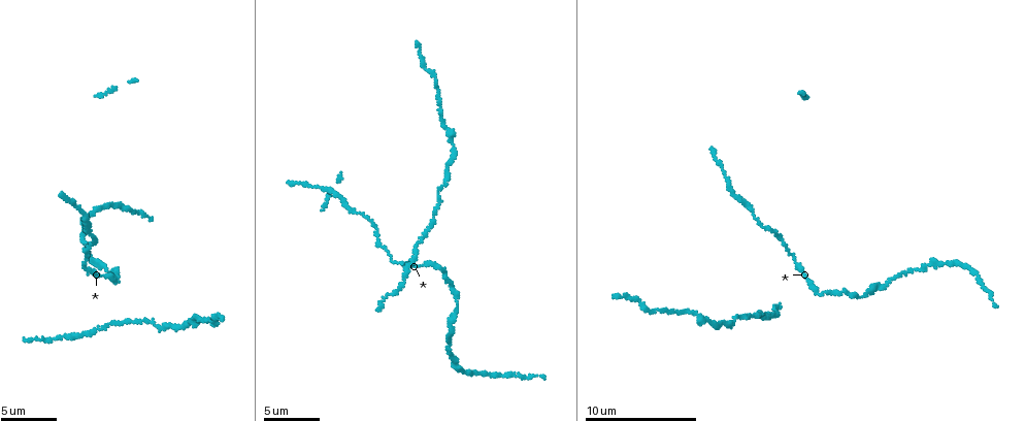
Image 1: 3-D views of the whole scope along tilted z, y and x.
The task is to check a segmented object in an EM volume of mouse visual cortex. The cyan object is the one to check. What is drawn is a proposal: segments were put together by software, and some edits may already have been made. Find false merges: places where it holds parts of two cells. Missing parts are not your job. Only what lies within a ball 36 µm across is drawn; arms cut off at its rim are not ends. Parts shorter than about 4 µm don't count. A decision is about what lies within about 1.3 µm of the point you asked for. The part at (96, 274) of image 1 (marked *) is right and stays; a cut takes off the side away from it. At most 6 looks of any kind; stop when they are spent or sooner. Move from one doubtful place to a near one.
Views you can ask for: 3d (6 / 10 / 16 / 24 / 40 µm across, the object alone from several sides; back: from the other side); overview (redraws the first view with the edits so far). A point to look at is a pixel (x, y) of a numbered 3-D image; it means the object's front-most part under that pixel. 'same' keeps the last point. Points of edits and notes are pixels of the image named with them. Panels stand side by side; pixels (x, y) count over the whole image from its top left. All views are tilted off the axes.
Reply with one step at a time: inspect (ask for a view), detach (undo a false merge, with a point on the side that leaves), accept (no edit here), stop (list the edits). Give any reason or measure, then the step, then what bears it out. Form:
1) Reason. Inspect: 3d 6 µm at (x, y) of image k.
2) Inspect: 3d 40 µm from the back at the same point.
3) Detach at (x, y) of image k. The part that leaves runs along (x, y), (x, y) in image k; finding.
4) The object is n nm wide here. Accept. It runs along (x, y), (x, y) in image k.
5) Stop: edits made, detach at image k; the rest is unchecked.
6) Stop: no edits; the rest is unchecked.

Inspect: 3d 6 µm at (811, 285) of image 1.

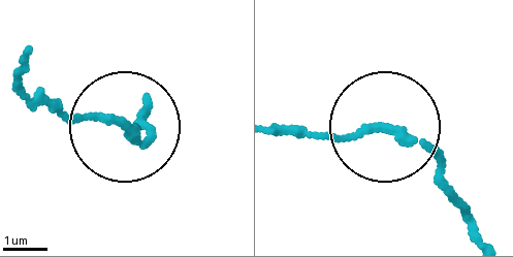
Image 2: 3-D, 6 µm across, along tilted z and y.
Accept. It runs along (320, 136), (402, 134), (461, 196) in image 2; all the same cell.

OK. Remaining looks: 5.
Sudden change in width. Inspect: 3d 10 µm at (108, 271) of image 1.

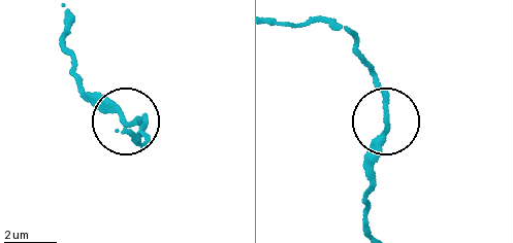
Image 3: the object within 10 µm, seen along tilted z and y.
Accept. It runs along (284, 25), (332, 25), (369, 68), (386, 123), (372, 182) in image 3; continuous, no second cell.

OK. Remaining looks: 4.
Inspect: 3d 10 µm at (111, 325) of image 1.

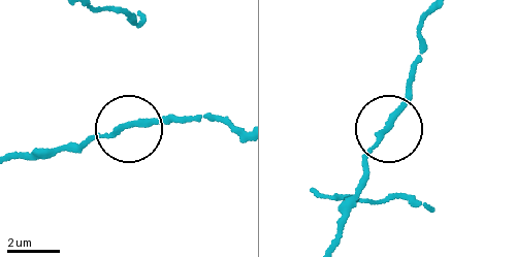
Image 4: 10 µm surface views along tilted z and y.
Accept. One cell here.

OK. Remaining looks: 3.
Stop: no edits; the rest is unchecked.

